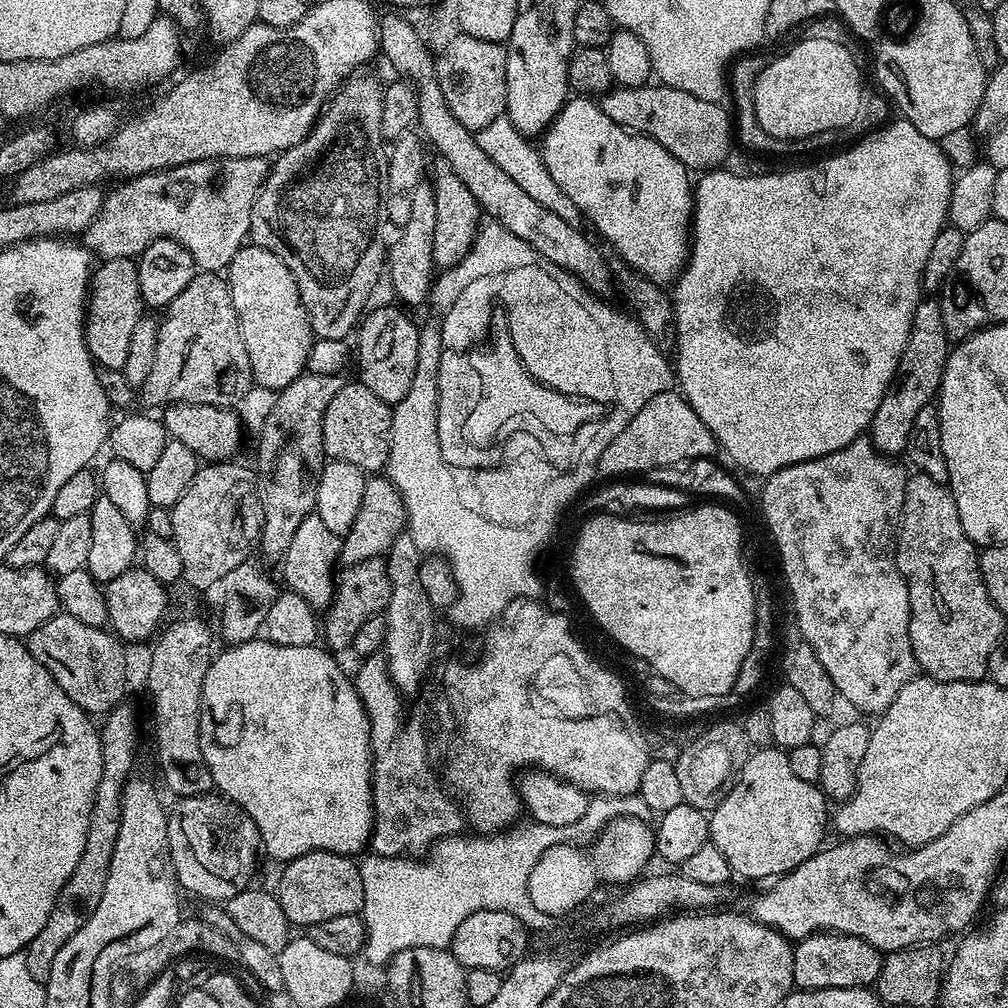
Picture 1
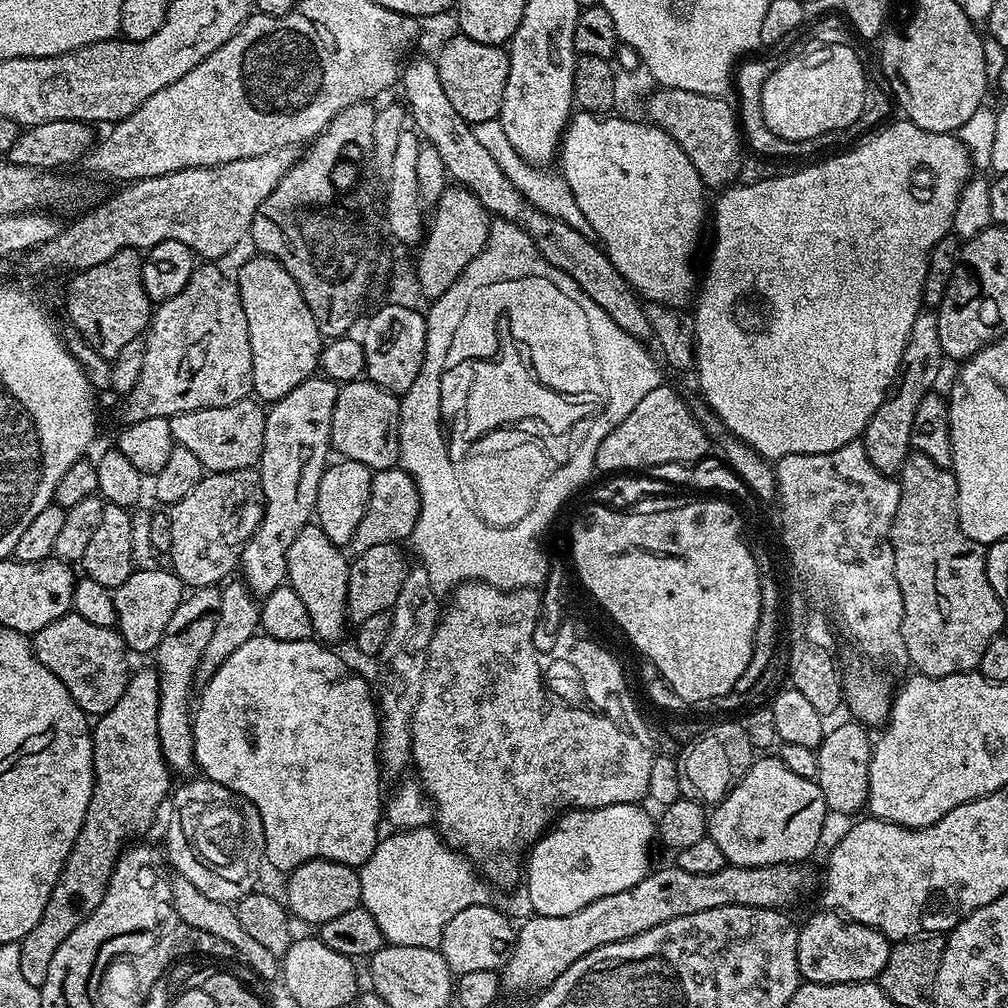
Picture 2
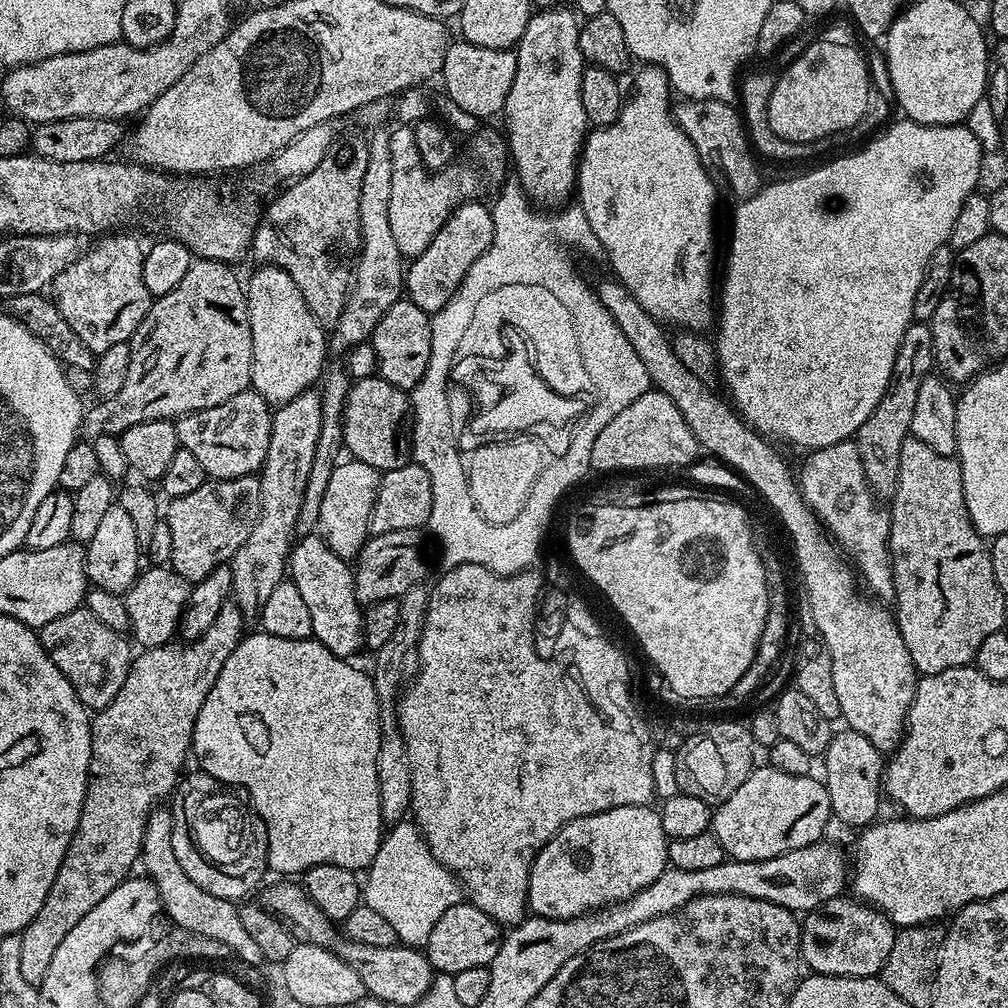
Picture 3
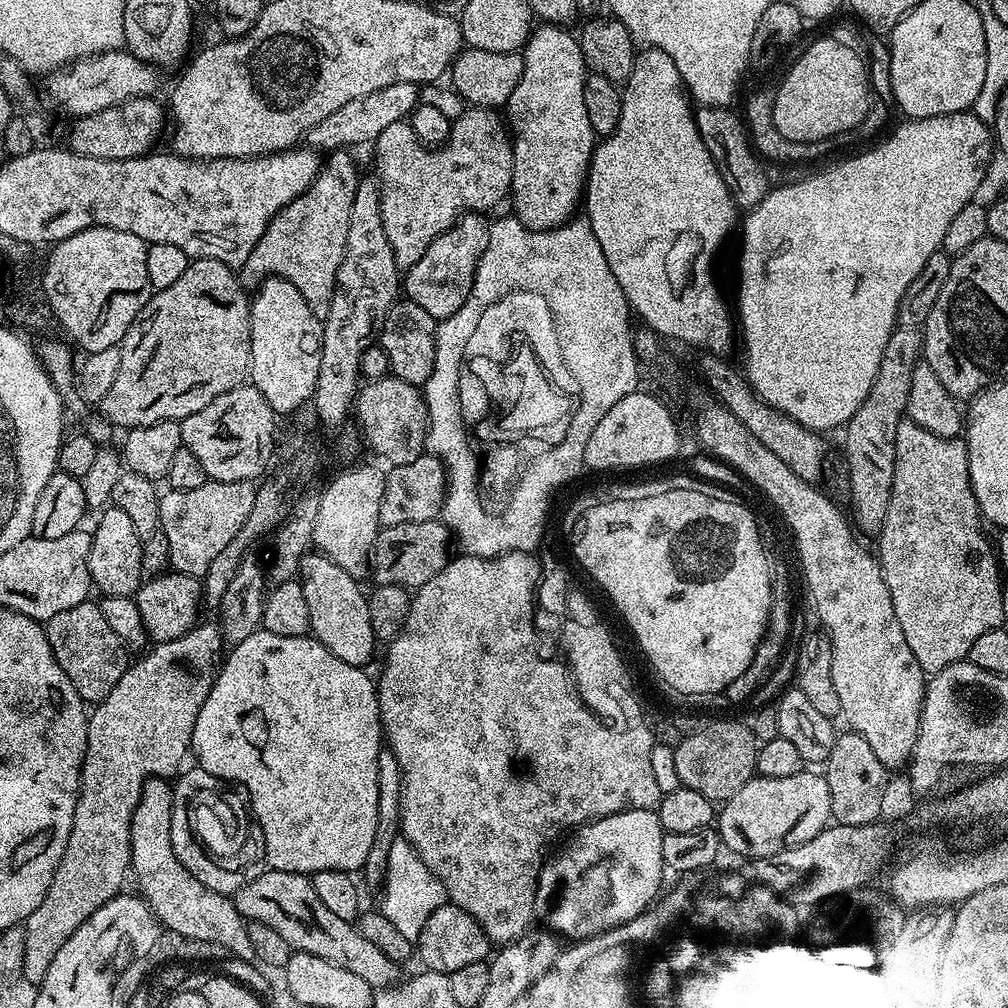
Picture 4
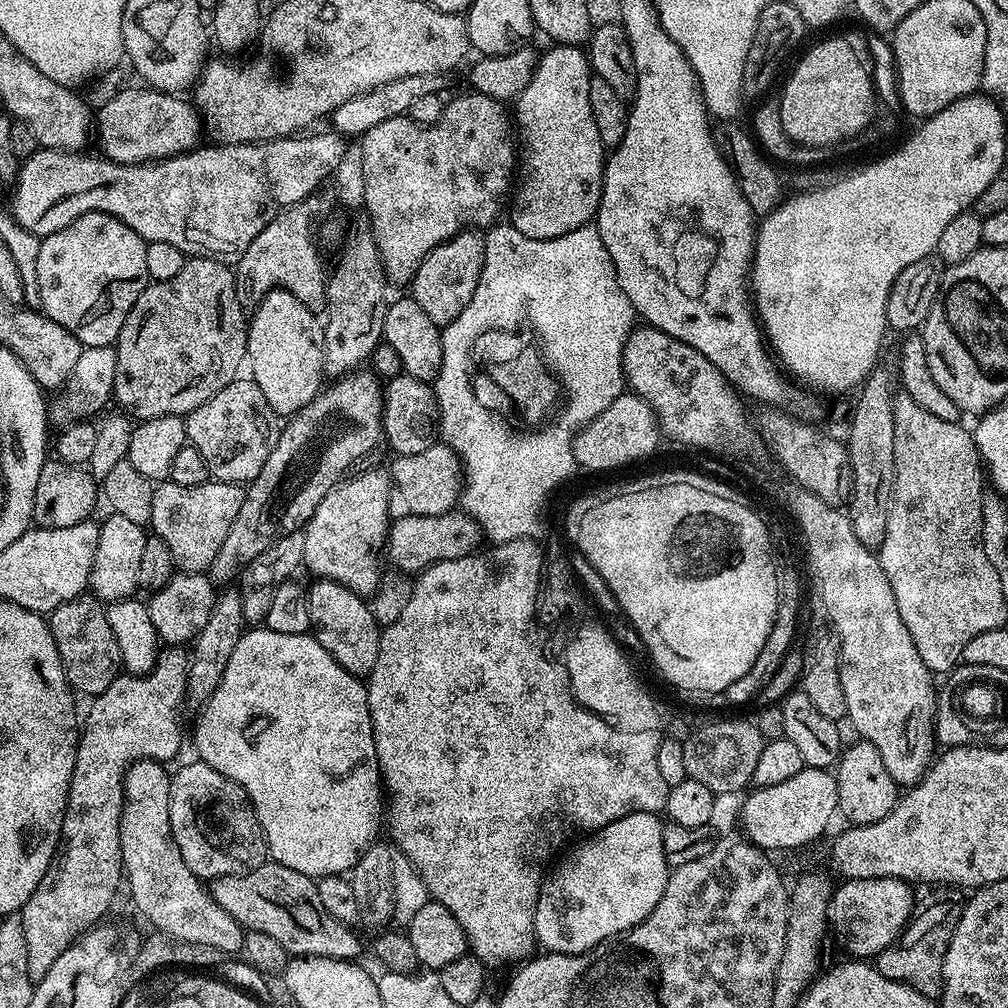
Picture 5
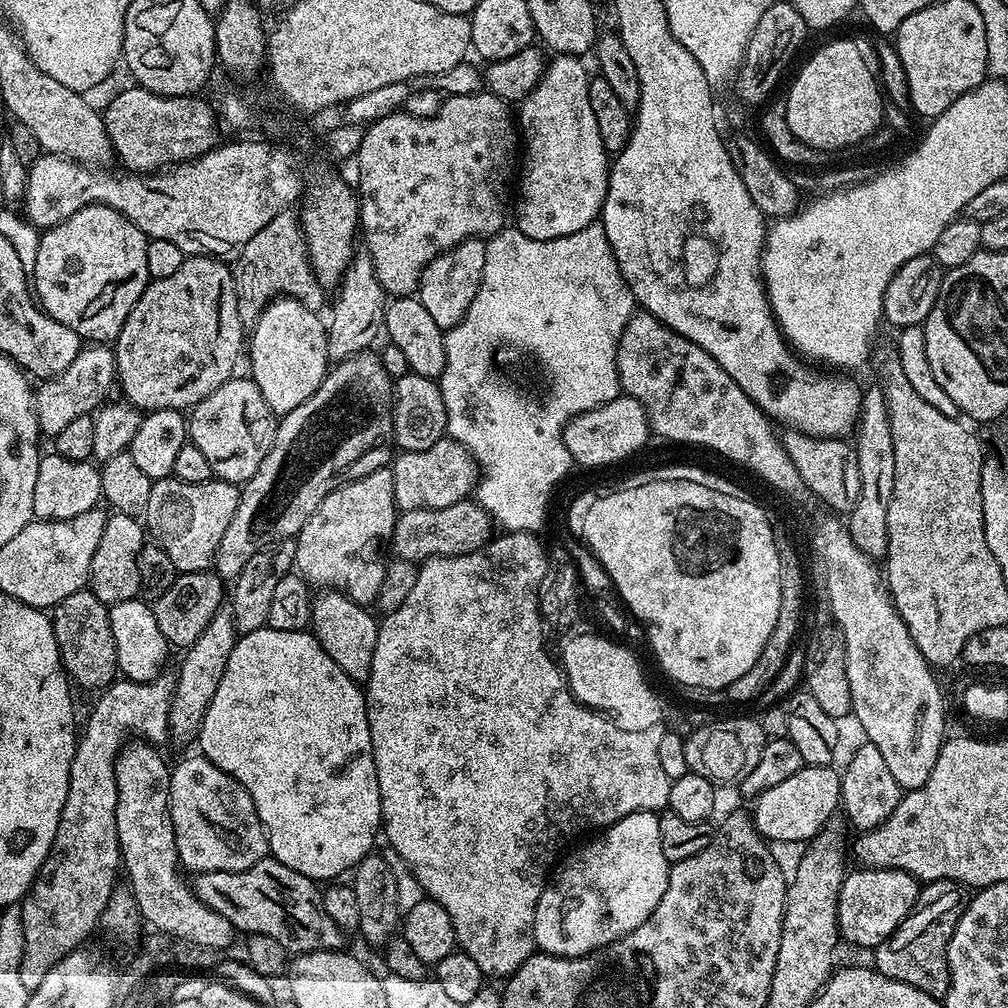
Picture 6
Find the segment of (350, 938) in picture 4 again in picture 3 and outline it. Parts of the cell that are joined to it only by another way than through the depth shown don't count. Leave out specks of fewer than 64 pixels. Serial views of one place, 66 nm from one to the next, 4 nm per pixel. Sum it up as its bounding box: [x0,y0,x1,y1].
[258,878,434,1006]

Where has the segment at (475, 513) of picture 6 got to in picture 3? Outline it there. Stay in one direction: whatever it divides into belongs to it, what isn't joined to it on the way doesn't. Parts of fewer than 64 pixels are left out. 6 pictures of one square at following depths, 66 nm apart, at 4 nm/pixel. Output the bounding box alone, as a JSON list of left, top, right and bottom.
[354,529,424,605]

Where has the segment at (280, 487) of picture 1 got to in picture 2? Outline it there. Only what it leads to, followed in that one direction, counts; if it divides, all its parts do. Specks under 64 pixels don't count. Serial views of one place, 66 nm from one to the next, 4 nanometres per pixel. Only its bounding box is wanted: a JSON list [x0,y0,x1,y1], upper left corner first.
[238,375,340,598]

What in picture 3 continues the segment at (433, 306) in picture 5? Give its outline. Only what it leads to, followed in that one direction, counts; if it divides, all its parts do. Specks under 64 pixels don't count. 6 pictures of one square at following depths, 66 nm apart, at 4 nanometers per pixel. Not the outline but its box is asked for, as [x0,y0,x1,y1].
[407,202,494,314]

